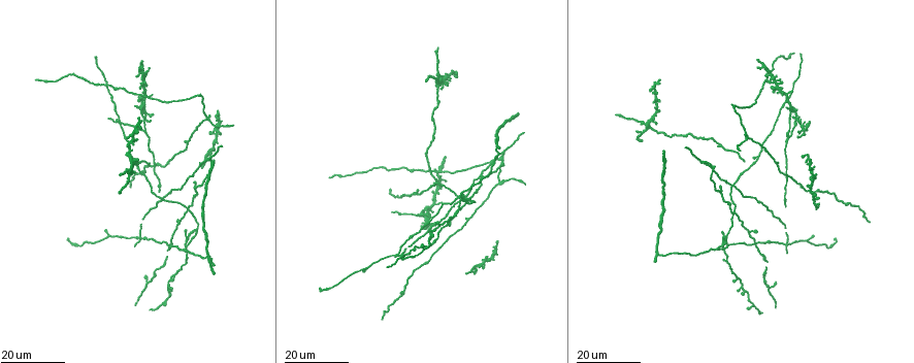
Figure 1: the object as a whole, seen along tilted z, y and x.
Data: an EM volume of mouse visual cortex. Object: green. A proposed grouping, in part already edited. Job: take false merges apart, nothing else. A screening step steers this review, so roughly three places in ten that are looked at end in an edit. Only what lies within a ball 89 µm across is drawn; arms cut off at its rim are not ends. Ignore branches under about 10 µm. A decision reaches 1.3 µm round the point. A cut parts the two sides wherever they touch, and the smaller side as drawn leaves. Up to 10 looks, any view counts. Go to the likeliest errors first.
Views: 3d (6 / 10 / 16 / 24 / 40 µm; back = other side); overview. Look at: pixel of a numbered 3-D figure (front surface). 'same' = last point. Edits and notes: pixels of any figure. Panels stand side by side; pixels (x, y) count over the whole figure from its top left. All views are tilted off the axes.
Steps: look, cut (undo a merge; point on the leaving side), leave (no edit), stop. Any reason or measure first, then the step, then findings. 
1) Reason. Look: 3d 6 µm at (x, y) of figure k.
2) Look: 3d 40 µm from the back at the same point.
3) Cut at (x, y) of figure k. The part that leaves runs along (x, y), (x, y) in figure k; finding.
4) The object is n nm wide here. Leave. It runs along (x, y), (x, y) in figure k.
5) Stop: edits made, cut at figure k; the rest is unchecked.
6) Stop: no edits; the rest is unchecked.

Side arm on a straight run. Look: 3d 16 µm at (186, 209) of figure 1.

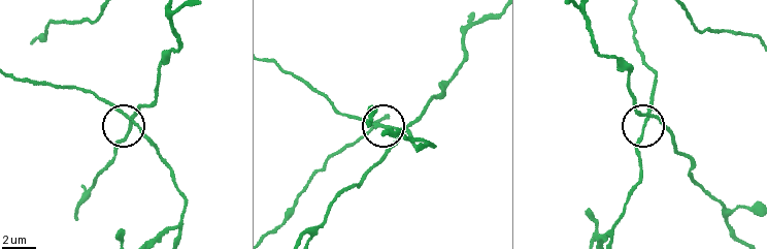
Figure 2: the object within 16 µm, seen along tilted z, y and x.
Closer look. Look: 3d 6 µm at (643, 124) of figure 2.

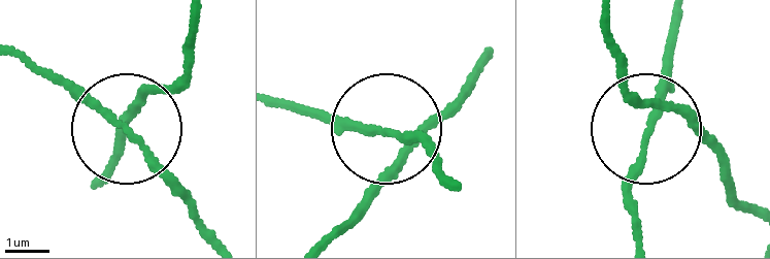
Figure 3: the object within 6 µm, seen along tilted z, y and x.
The object is 120 nm wide here. Leave. It runs along (602, 25), (620, 83), (660, 104), (629, 201), (633, 229) in figure 3; one neuron here.

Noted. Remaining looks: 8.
Three-way junction. Look: 3d 16 µm at (726, 237) of figure 1.

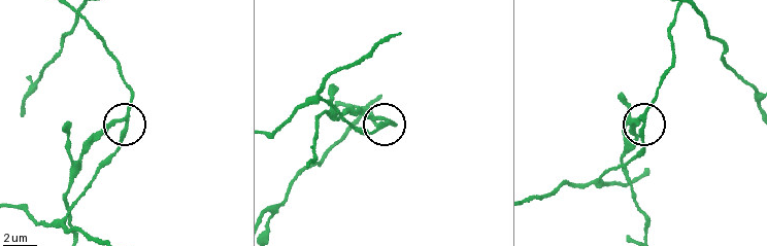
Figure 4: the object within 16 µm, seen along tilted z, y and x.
Zoom in. Look: 3d 6 µm at (122, 121) of figure 4.

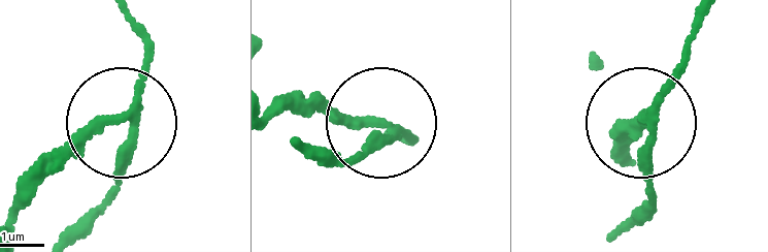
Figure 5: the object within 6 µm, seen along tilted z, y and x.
The object is 190 nm wide here. Cut at (78, 150) of figure 5. The part that leaves runs along (124, 112), (45, 177), (11, 229) in figure 5; a second neuron is stuck on.

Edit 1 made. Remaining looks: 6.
Thick turns thin. Look: 3d 24 µm at (713, 170) of figure 1.

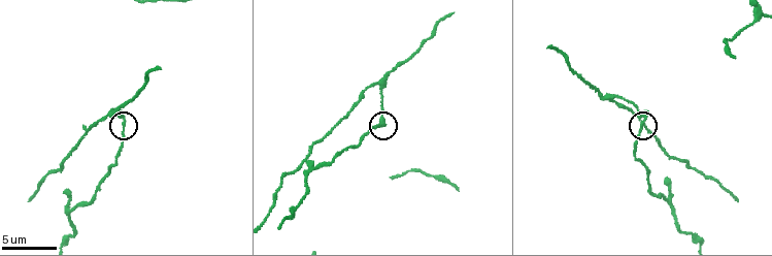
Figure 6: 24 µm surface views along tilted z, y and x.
Closer look. Look: 3d 6 µm at (642, 122) of figure 6.

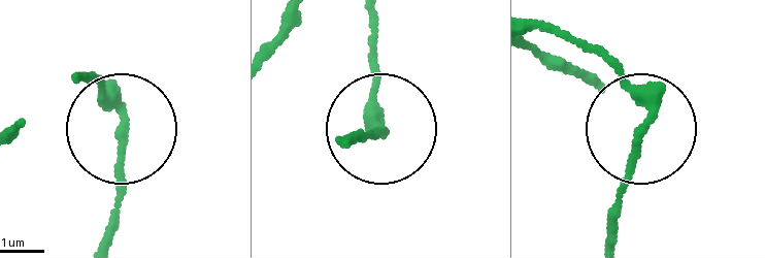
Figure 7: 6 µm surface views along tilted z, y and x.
3 arms meet here. Leave. All the same neuron.

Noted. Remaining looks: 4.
Looks like a crossing. Look: 3d 16 µm at (791, 107) of figure 1.

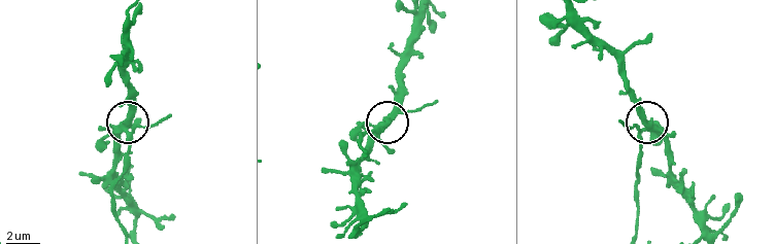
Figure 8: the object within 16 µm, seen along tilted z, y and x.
Look: 3d 10 µm at (651, 125) of figure 8.

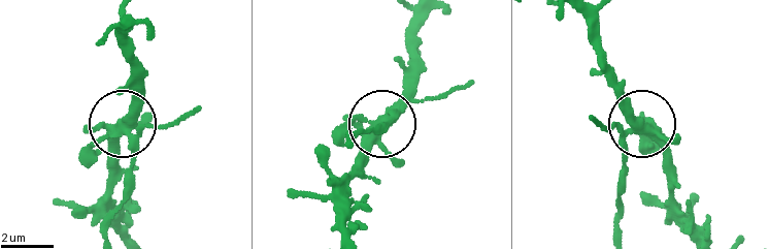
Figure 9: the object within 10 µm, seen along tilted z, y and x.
The side arm is 13 µm long. Cut at (162, 125) of figure 9. The part that leaves runs along (130, 141), (130, 188), (108, 236) in figure 9; two neurons meet here.

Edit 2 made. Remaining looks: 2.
Stop: edits made, cut at figure 5, cut at figure 9; the rest is unchecked.

